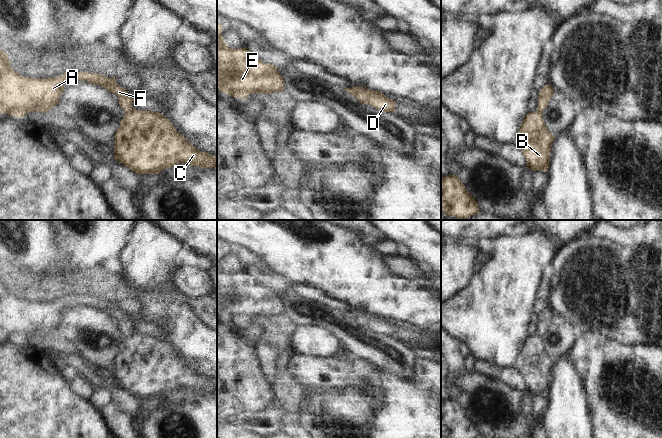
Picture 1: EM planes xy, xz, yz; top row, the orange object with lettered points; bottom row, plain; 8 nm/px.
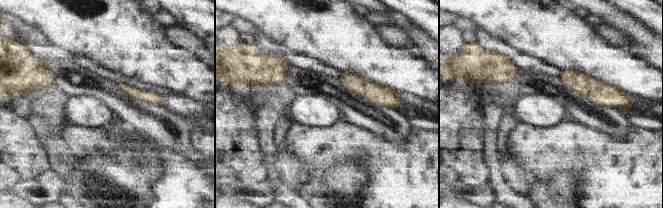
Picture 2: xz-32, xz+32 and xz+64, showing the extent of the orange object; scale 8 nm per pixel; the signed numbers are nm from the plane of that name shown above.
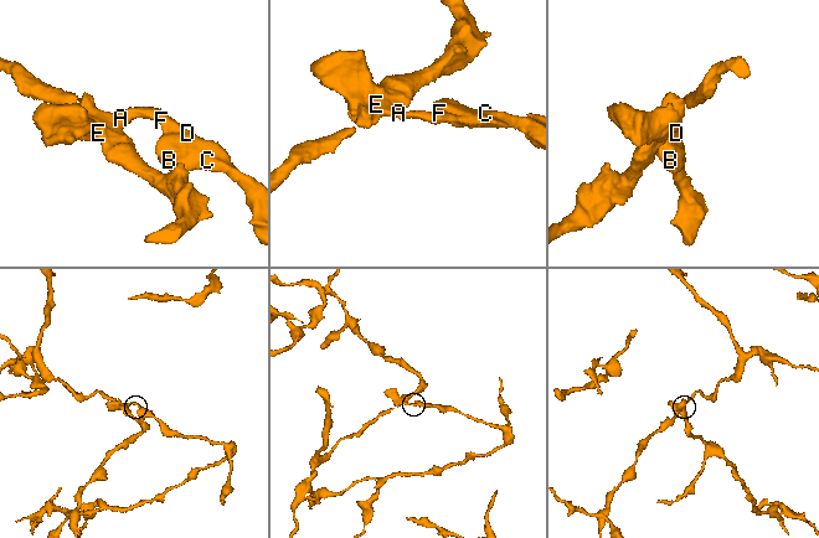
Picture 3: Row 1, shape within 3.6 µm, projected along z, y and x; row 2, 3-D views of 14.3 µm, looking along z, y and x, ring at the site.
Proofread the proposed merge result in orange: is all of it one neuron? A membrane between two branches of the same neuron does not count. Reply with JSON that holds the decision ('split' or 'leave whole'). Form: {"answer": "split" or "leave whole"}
{"answer": "leave whole"}

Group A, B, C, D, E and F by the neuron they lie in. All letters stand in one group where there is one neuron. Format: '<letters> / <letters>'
A B C D E F

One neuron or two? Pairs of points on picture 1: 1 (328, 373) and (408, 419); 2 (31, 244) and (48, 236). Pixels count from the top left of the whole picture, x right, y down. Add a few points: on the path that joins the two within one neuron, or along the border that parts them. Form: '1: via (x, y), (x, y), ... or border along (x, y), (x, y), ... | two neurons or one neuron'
1: via (351, 373), (372, 373), (376, 375), (397, 396) | one neuron
2: via (35, 240), (39, 236), (44, 236) | one neuron

